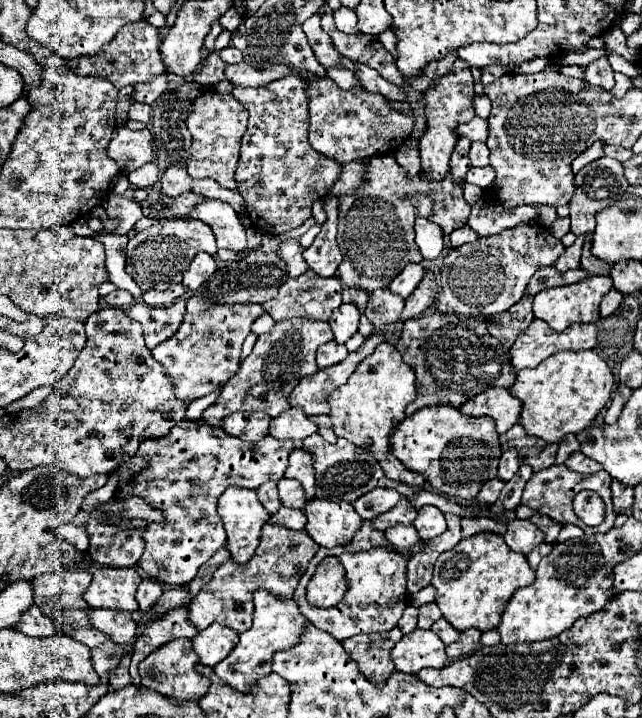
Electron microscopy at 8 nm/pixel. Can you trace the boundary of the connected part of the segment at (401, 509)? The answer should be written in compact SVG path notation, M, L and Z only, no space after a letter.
M401 498L401 502L393 510L377 516L373 524L377 530L385 530L387 526L393 526L393 524L409 524L409 500Z

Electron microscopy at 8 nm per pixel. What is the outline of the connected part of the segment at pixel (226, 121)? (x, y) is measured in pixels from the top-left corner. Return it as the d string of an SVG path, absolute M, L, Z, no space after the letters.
M205 92L193 100L193 108L187 118L187 128L193 136L191 156L187 160L189 176L193 178L213 178L223 188L235 190L237 182L233 178L235 166L239 160L239 146L241 138L247 128L249 112L235 100L233 94L219 94L219 92Z

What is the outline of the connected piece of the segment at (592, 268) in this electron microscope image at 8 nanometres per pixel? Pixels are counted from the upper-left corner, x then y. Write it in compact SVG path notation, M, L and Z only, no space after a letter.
M587 234L585 246L583 246L583 256L581 256L581 268L587 270L589 274L607 274L611 266L591 254L591 234Z

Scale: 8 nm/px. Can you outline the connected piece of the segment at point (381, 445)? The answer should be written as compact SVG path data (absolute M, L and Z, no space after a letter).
M383 342L375 348L375 352L369 358L365 358L359 364L359 368L349 376L345 386L339 386L335 392L331 392L329 416L333 420L335 434L339 438L347 438L355 446L373 452L375 460L379 460L379 466L383 468L389 480L397 480L419 490L425 484L425 478L417 472L407 470L389 452L389 434L405 418L405 408L413 400L415 400L415 372L411 370L411 366L403 362L401 354L395 350L391 342Z

